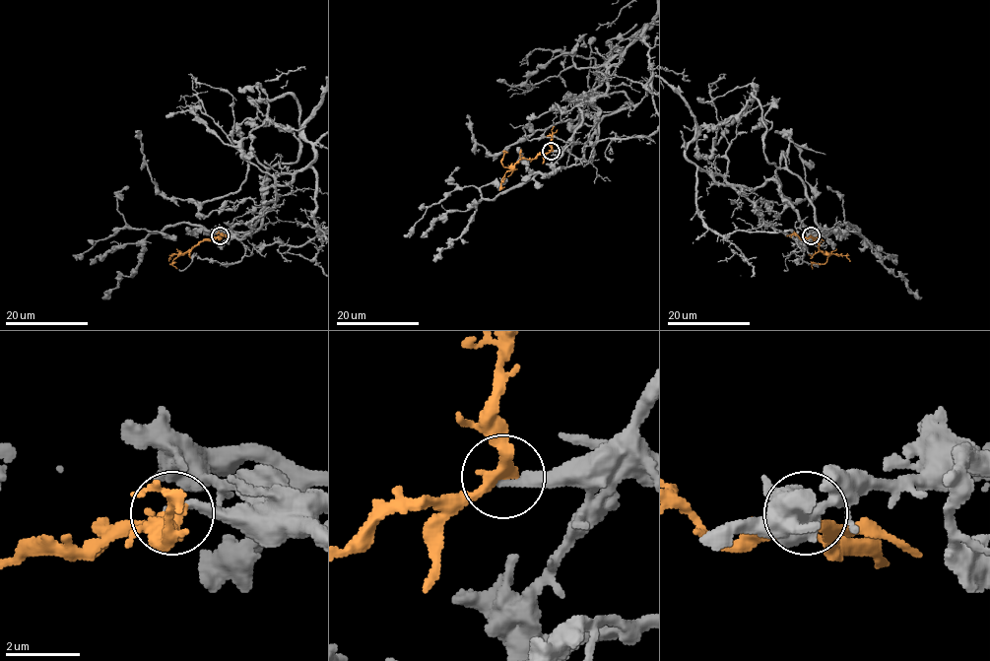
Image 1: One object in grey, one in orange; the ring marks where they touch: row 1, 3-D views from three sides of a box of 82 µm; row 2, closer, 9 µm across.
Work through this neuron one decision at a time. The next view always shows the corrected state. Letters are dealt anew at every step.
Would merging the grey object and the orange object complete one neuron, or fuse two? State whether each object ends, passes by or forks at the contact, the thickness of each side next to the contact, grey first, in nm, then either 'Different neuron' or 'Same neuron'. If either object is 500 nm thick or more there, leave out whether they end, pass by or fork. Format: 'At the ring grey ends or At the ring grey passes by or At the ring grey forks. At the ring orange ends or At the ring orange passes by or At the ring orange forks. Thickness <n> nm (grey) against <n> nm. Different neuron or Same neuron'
At the ring grey ends. At the ring orange passes by. Thickness 240 nm (grey) against 300 nm. Same neuron

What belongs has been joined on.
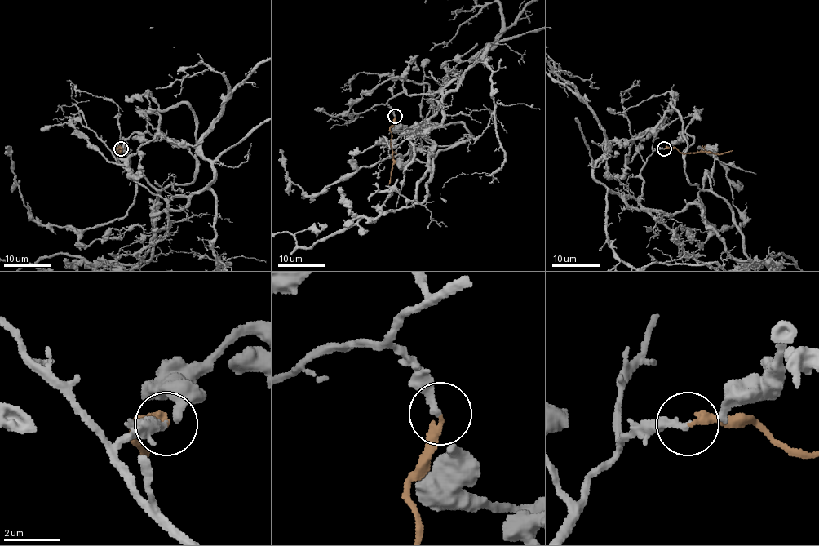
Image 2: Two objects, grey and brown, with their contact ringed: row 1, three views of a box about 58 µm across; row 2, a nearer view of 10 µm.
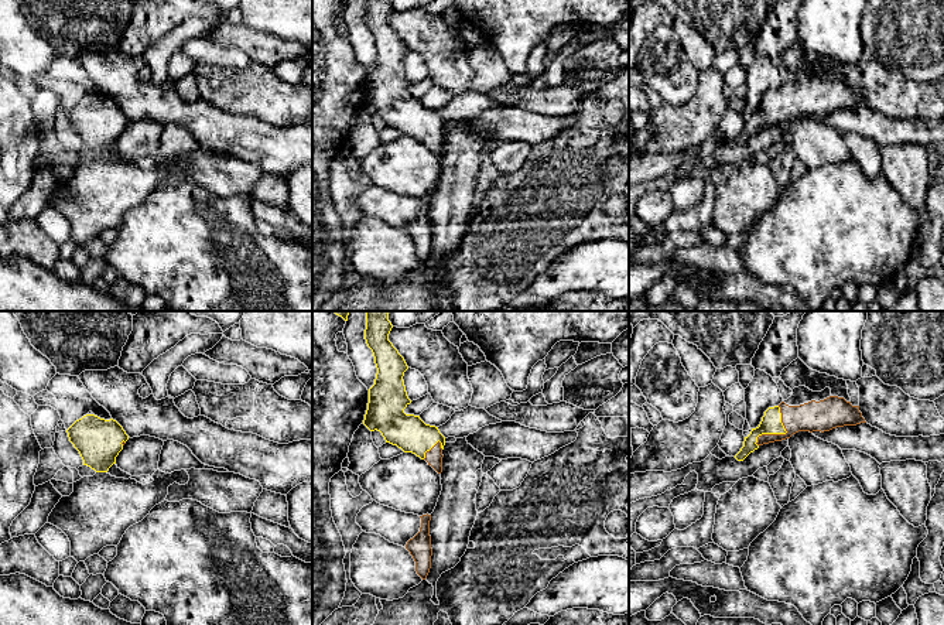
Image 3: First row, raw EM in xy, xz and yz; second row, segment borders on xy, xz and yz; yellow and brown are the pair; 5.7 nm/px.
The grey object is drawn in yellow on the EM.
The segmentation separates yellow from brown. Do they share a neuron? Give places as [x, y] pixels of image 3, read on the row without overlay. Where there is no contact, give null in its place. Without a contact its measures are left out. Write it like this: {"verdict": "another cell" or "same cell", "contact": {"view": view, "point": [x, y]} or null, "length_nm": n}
{"verdict": "same cell", "contact": {"view": "yz", "point": [782, 116]}, "length_nm": 260}

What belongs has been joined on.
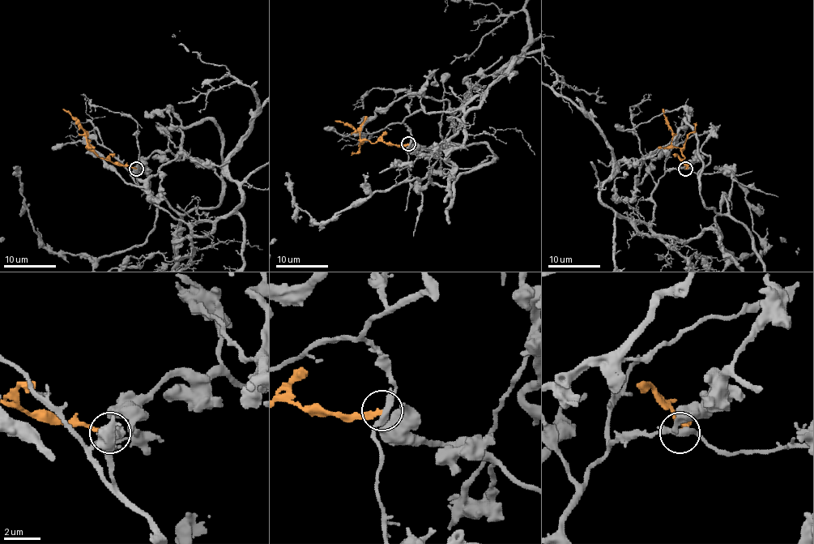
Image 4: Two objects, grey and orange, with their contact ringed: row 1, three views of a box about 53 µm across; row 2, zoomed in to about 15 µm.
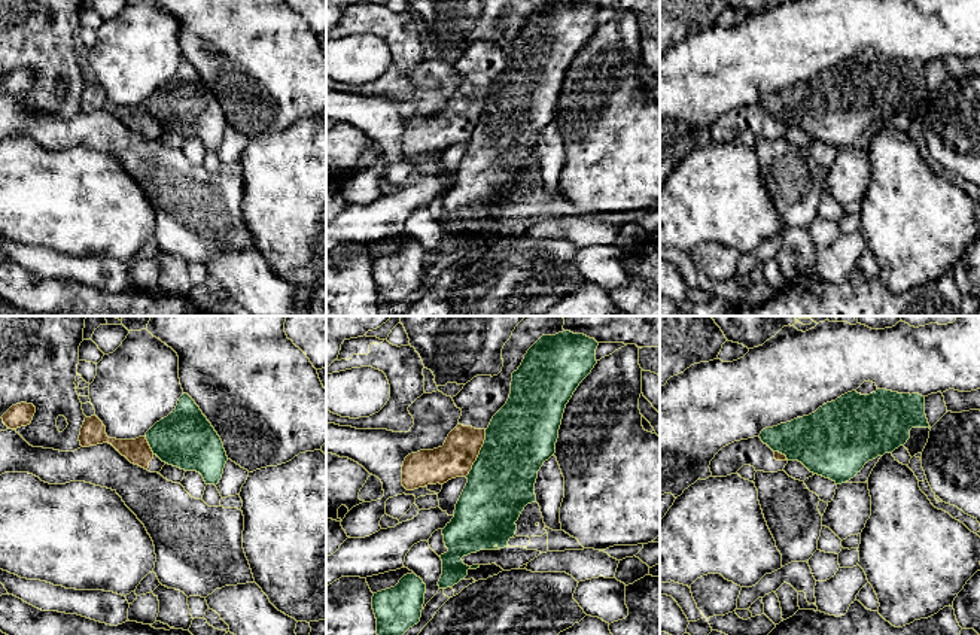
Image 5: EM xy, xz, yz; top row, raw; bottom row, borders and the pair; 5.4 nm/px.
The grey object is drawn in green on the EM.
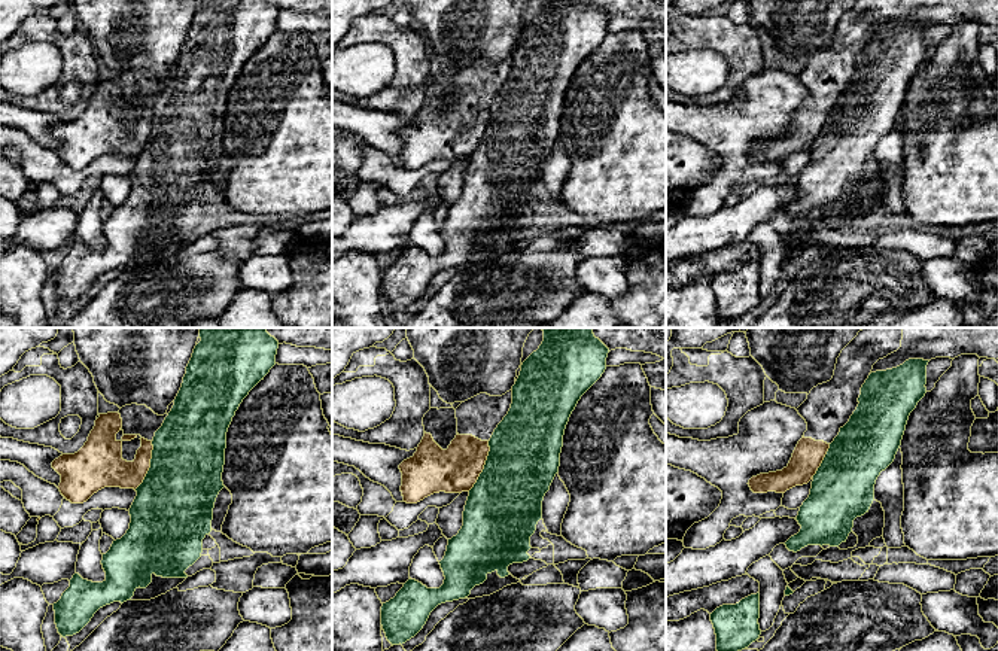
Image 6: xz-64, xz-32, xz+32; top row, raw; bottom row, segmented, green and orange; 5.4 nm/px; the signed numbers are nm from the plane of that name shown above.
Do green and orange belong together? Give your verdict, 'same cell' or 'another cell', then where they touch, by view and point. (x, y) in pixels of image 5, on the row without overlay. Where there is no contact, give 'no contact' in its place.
another cell | xz (480, 119)

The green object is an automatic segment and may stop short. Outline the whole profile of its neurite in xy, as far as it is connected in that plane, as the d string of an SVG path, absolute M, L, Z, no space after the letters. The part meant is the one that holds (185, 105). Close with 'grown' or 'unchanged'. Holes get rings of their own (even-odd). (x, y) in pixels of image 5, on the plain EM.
M188 60L144 103L162 128L200 139L206 151L216 152L222 145L228 127L223 109Z | unchanged

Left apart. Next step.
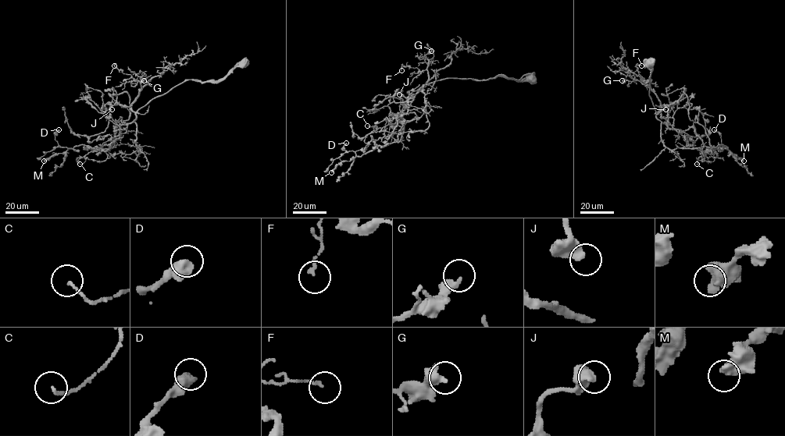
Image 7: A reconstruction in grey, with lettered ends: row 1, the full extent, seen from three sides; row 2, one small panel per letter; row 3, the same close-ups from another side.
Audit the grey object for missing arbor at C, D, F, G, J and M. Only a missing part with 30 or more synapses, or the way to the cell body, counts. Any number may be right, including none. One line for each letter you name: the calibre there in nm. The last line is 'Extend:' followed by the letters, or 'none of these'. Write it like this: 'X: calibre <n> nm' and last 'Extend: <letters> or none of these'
Extend: none of these

